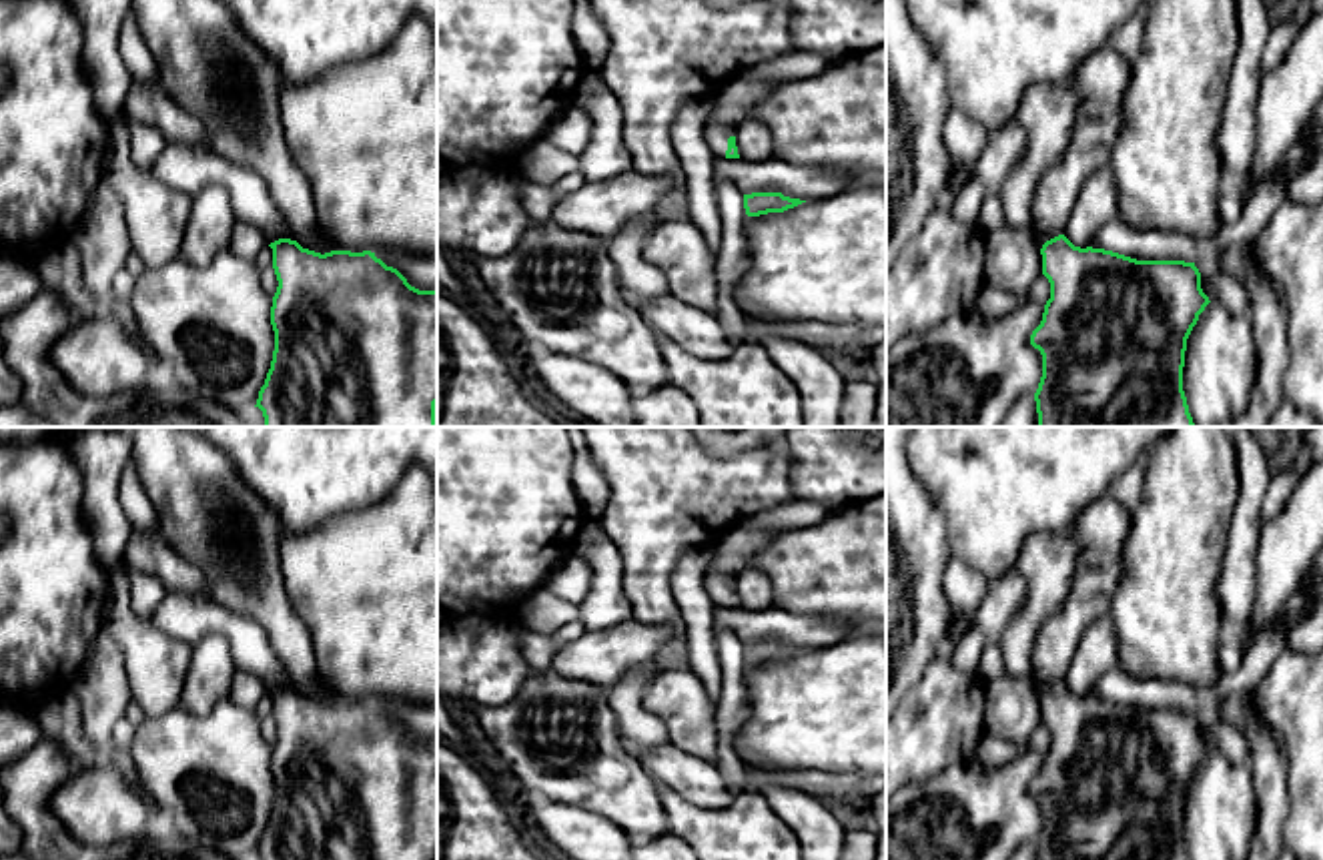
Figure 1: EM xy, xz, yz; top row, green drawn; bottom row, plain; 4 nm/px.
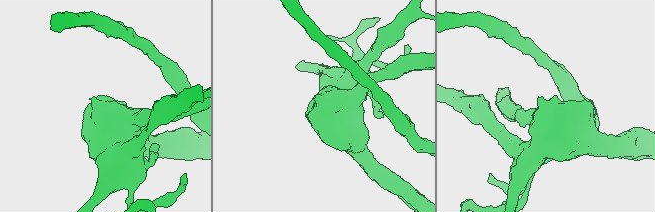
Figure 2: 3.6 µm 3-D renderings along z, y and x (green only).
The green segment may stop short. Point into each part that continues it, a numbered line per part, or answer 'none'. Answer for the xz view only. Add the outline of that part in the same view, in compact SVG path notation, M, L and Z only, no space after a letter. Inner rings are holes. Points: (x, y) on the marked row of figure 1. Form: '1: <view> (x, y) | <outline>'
1: xz (716, 135) | M708 122L704 130L704 138L708 146L712 148L714 156L726 156L728 150L728 138L734 136L734 128Z

